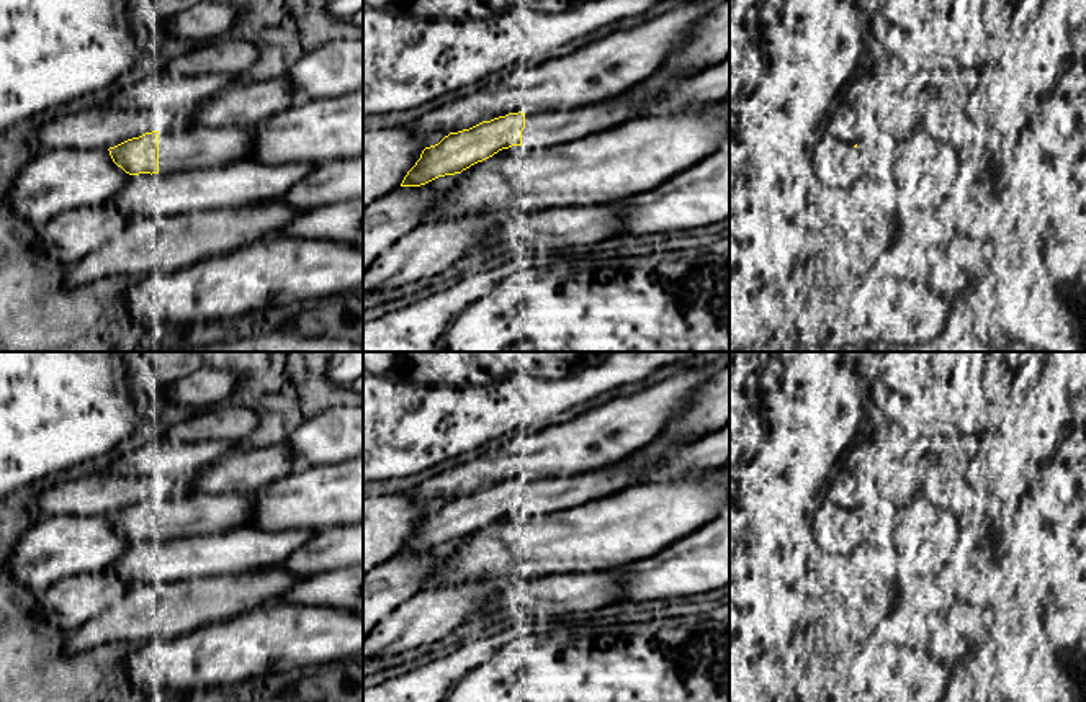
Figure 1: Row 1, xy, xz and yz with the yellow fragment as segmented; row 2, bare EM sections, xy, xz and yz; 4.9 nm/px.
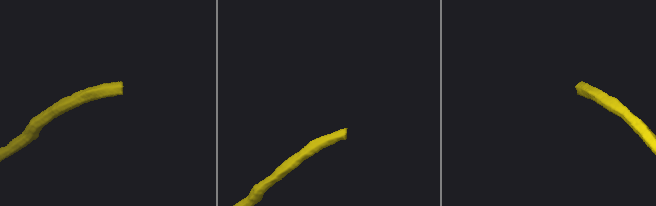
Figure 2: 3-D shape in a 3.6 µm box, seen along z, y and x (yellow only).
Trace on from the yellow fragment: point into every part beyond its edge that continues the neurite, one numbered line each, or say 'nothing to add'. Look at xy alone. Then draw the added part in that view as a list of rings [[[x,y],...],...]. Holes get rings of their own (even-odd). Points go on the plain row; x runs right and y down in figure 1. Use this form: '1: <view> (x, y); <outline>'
1: xy (200, 514); [[[193,494],[159,497],[159,540],[213,535],[252,525],[255,501],[250,494]]]

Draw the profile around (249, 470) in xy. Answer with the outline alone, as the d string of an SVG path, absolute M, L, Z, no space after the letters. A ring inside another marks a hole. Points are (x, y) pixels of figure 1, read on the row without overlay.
M286 443L236 450L193 476L195 494L250 494L299 468Z

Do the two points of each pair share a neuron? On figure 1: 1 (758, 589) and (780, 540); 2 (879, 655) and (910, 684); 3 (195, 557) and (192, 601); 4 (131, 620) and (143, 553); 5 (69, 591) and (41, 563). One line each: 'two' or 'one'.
1: one
2: one
3: two
4: two
5: two

